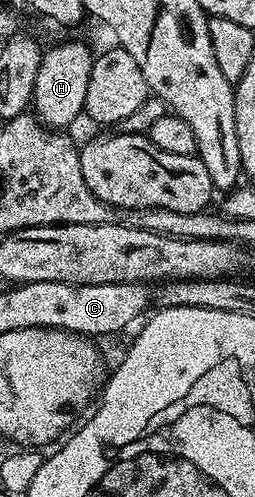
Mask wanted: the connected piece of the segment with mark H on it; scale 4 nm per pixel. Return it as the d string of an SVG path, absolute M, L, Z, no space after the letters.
M64 40L53 48L43 49L38 78L34 78L31 107L45 128L68 130L76 119L81 119L86 102L86 82L90 82L93 59L94 52L78 40Z

